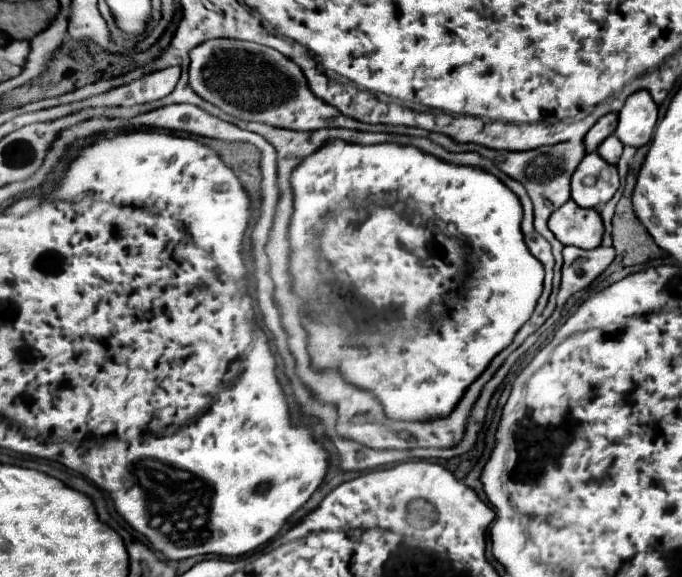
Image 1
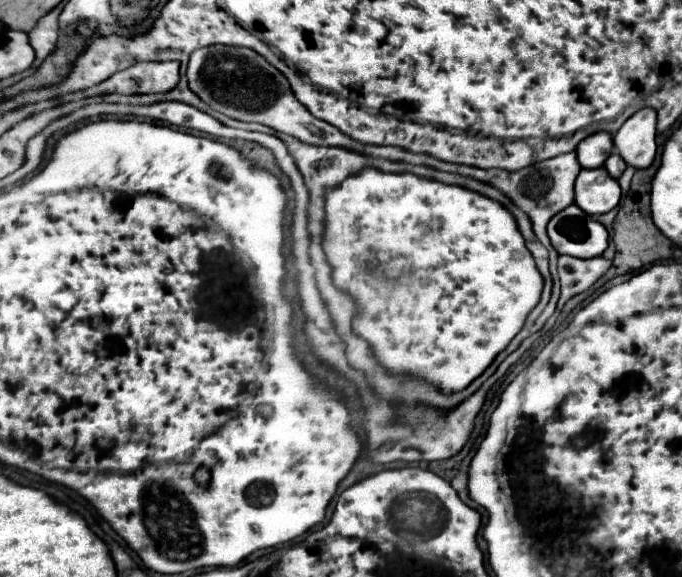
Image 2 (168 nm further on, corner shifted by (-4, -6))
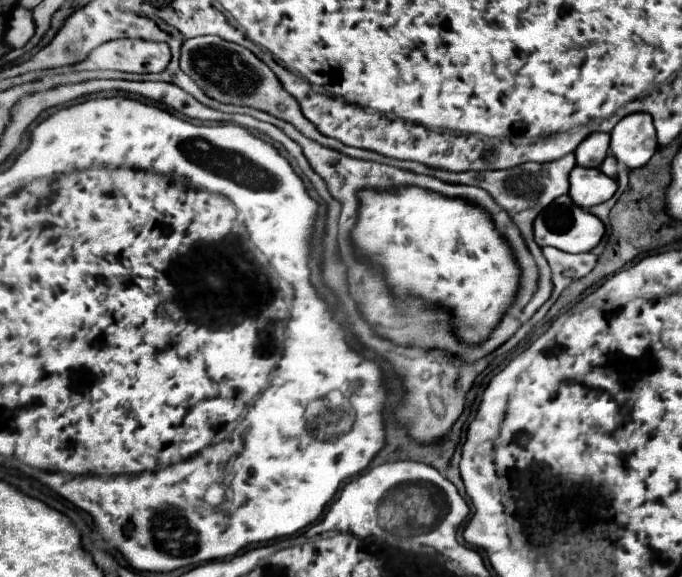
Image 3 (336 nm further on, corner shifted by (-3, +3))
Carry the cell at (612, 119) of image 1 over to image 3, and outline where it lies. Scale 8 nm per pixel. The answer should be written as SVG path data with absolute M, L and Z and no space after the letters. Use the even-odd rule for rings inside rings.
M608 133L588 135L578 145L578 149L574 151L576 165L580 165L580 167L600 167L600 163L608 155L608 145L610 145L610 135Z

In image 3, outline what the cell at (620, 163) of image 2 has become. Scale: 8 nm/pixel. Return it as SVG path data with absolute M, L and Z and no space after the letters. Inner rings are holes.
M608 155L608 157L604 159L604 163L600 165L600 171L602 171L604 175L616 179L616 177L618 177L618 163L616 163L616 159L614 159L612 155Z

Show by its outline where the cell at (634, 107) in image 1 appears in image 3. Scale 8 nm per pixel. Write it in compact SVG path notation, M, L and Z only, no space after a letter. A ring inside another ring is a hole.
M632 113L612 131L610 151L628 169L644 167L656 149L656 129L648 113Z

